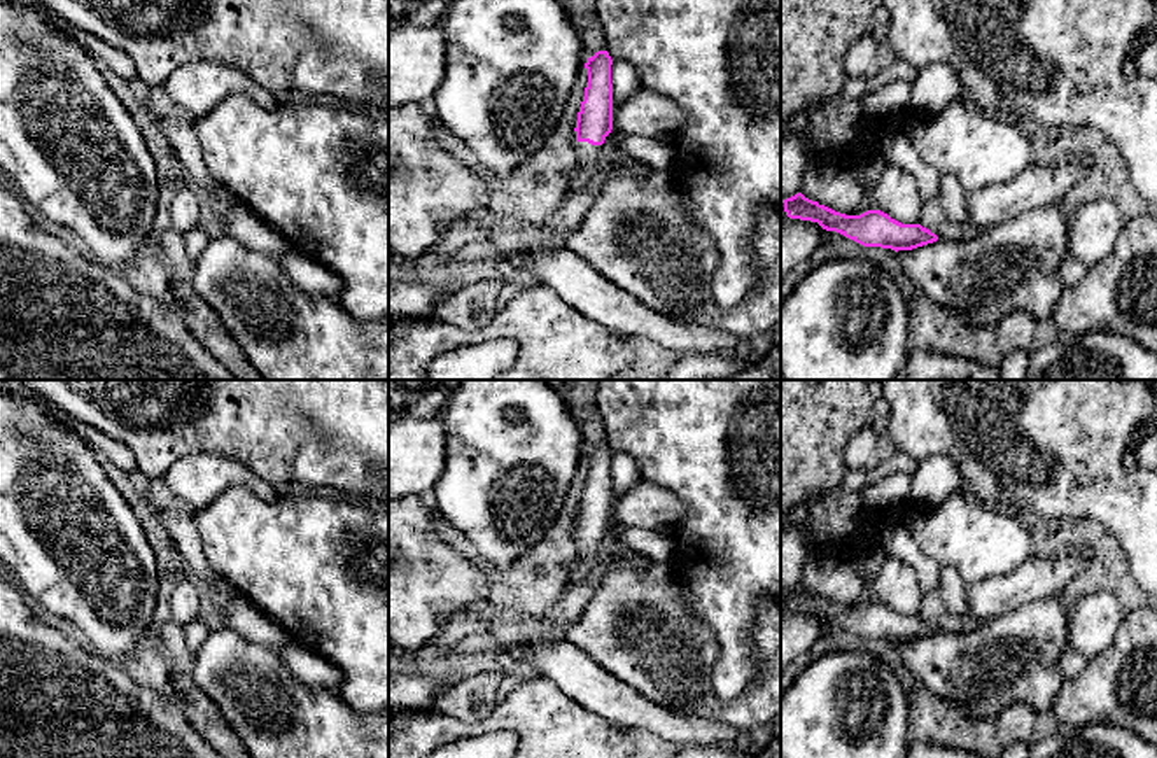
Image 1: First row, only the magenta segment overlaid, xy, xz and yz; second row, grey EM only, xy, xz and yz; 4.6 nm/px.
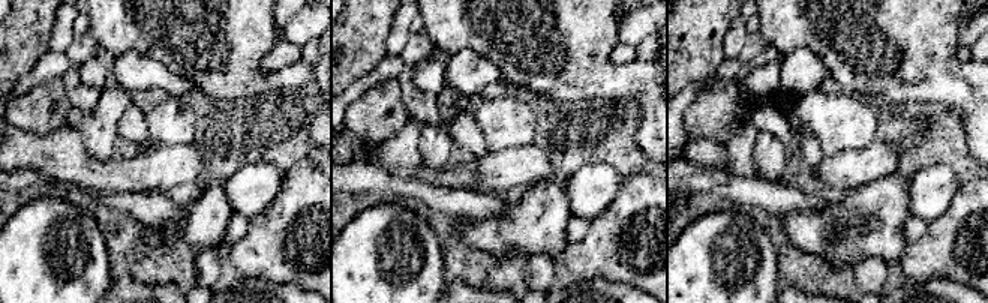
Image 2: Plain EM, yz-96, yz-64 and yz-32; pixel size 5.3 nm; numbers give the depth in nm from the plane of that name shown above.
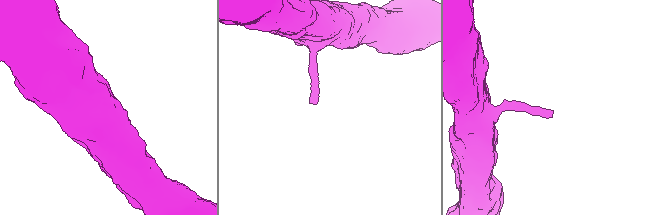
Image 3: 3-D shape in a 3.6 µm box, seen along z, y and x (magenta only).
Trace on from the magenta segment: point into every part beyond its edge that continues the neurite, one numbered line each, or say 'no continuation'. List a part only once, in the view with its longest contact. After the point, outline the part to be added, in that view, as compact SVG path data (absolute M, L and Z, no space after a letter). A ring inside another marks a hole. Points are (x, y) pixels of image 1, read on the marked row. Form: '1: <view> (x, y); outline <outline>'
1: xz (585, 175); outline M576 142L578 165L571 177L567 196L593 189L599 179L597 158L600 145L592 145L588 142Z

